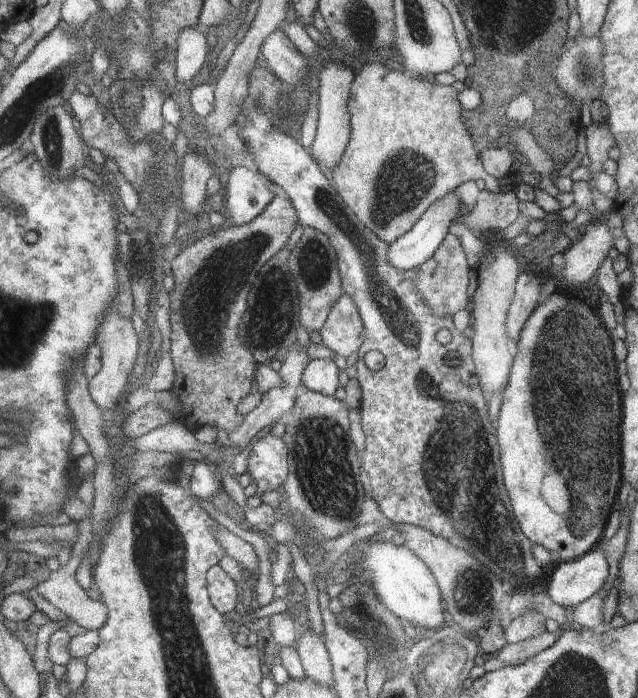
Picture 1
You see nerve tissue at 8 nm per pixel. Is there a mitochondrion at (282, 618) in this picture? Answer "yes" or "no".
no

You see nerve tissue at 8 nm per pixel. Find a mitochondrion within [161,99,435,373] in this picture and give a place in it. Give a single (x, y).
(212, 291)

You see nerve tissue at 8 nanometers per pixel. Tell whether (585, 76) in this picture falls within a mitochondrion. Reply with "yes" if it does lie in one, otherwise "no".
yes

